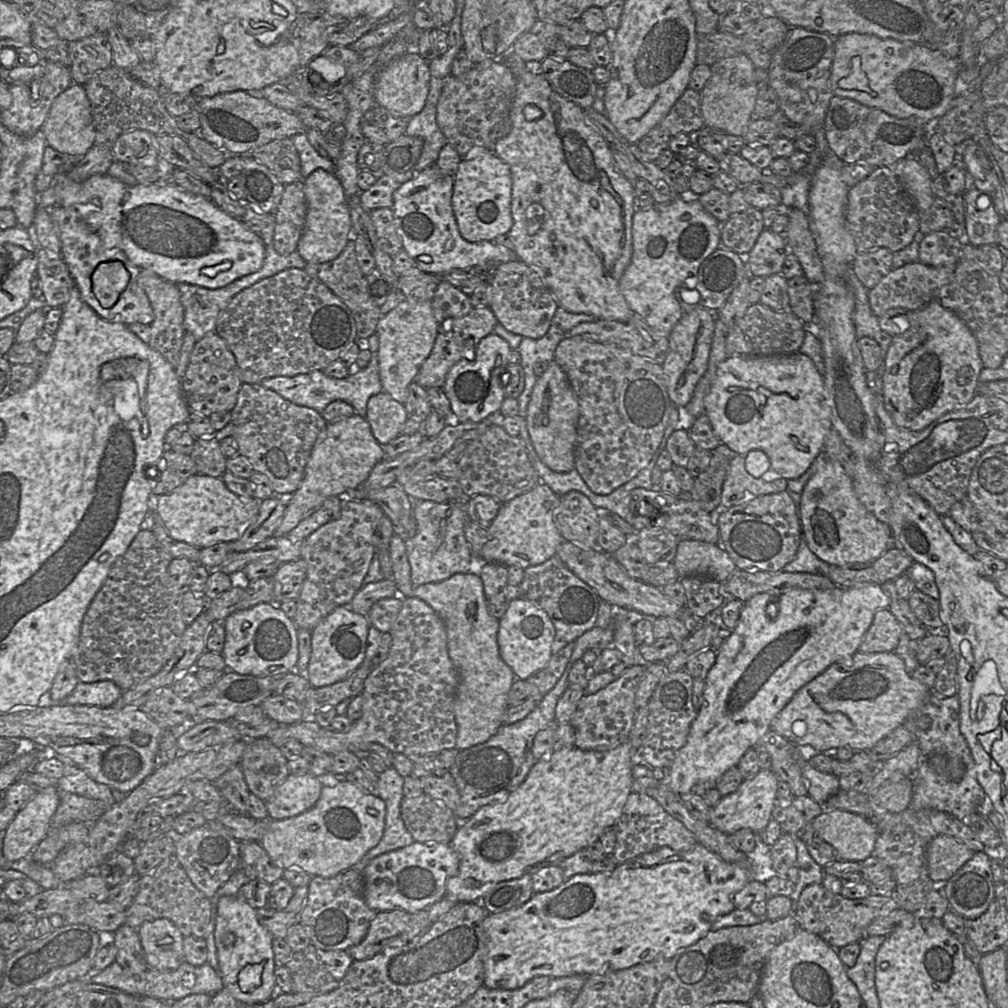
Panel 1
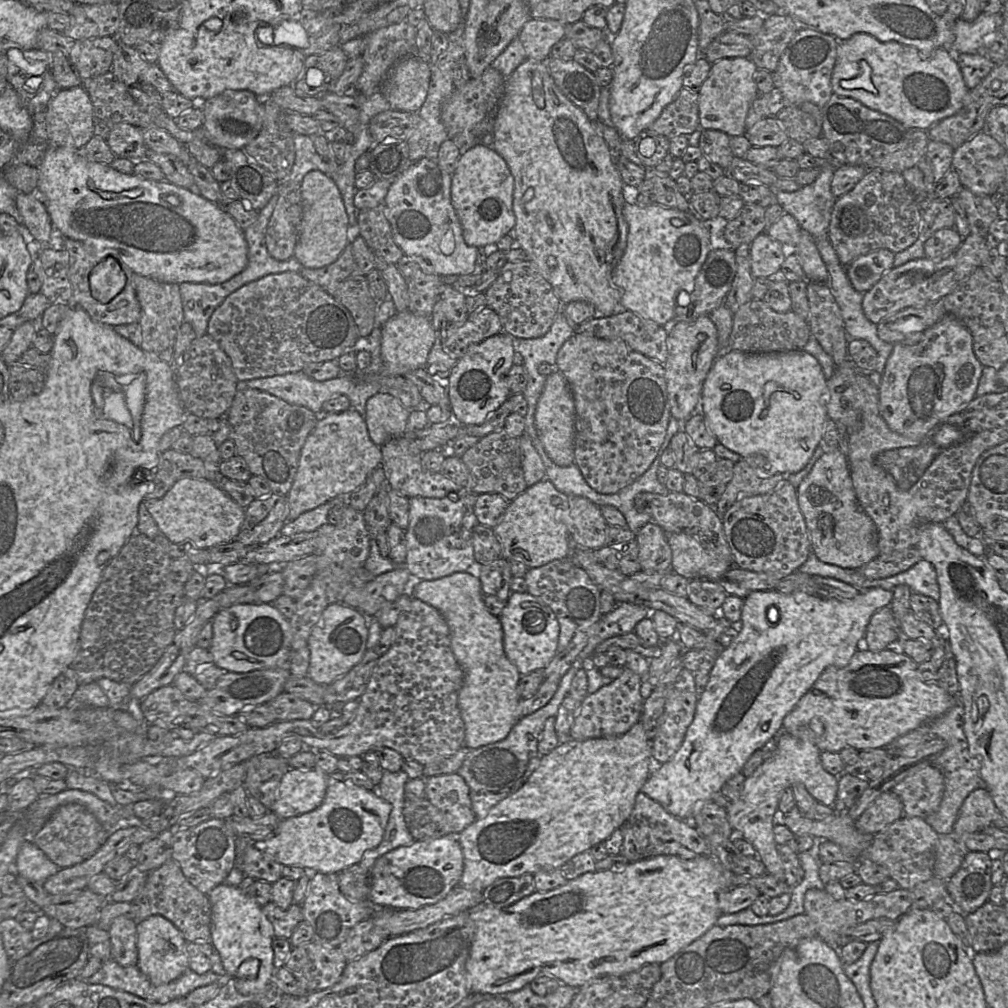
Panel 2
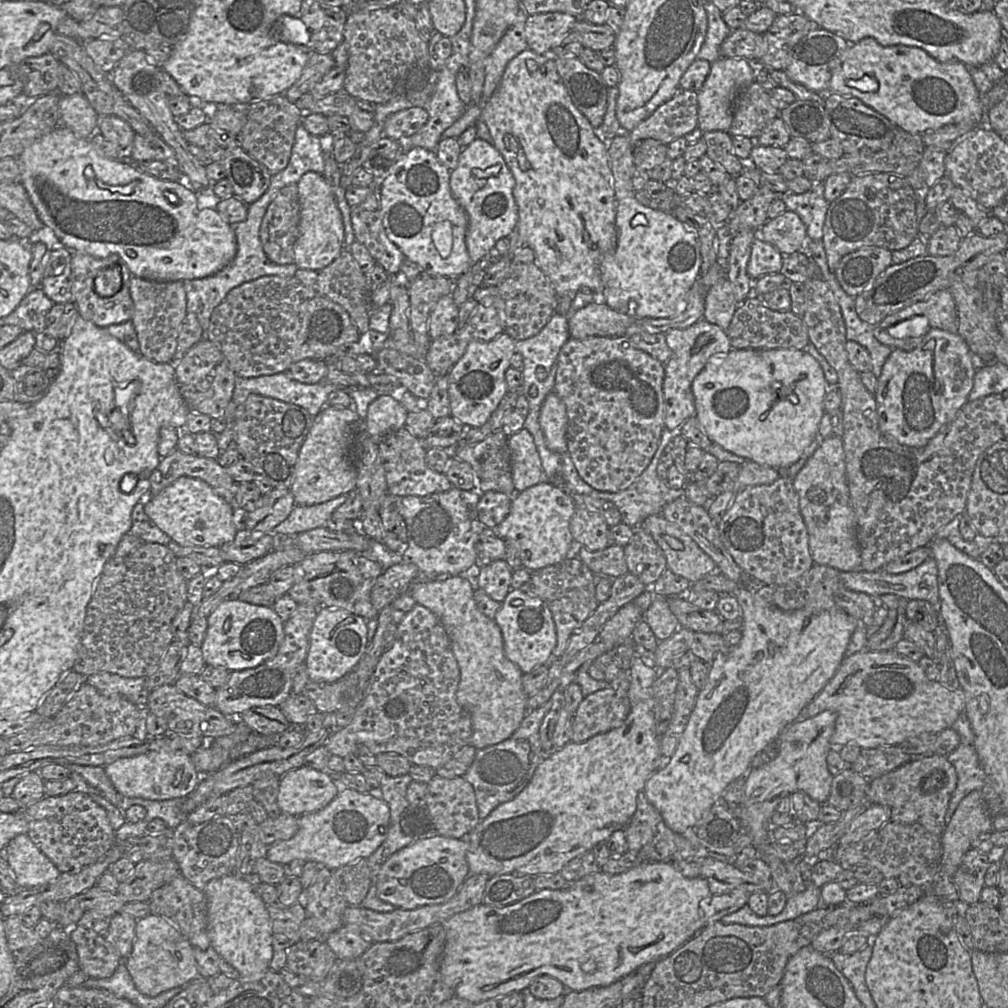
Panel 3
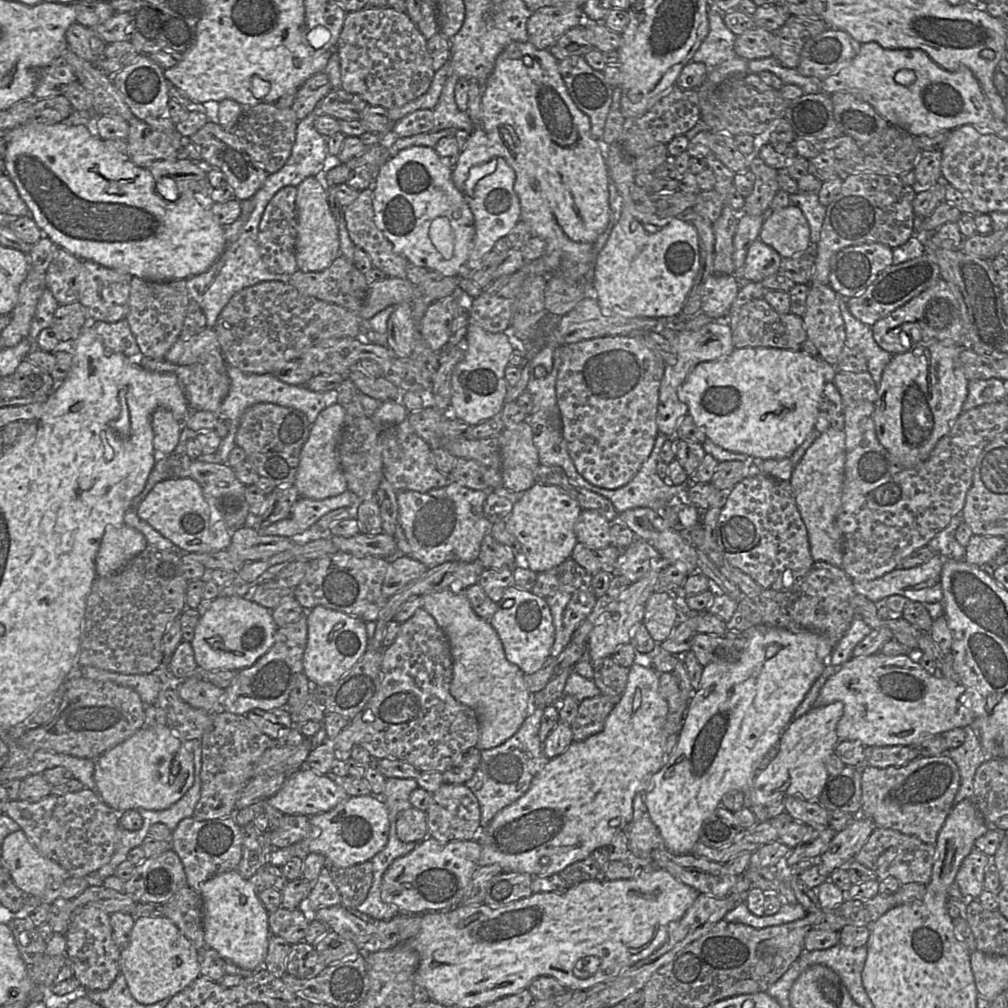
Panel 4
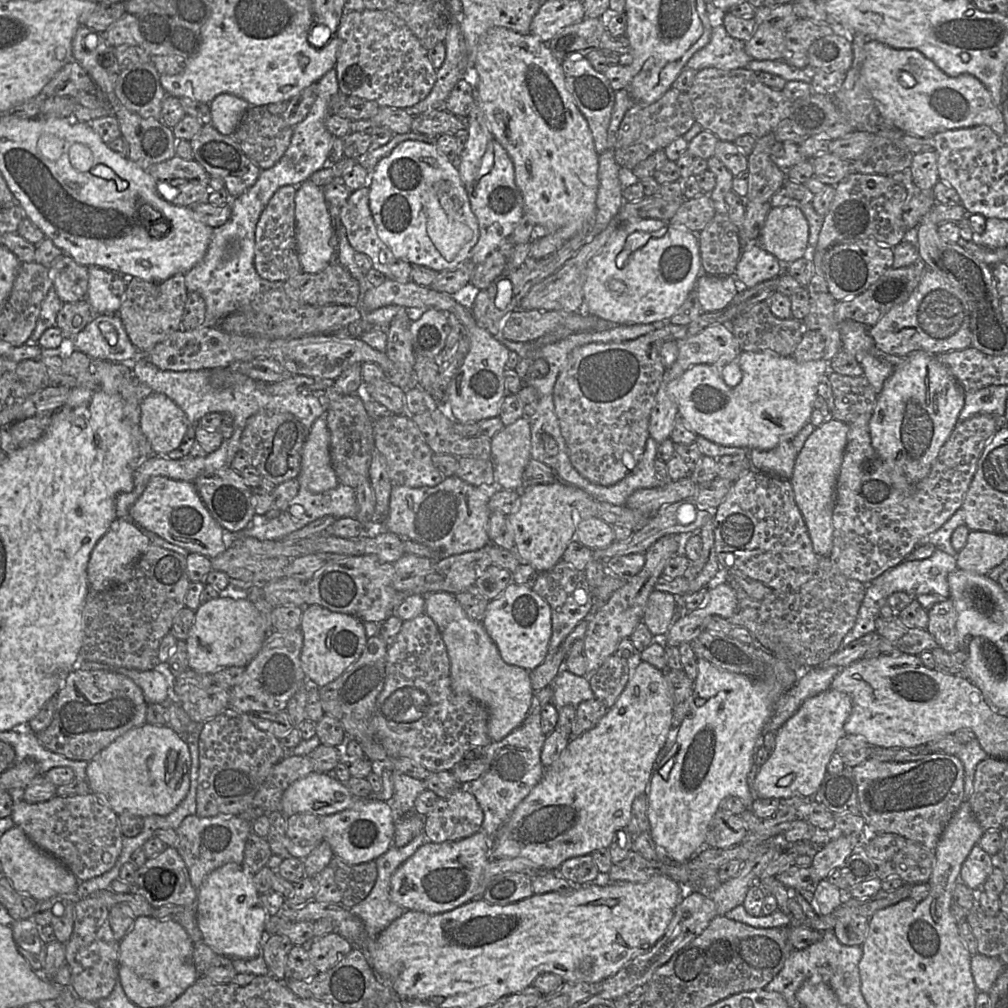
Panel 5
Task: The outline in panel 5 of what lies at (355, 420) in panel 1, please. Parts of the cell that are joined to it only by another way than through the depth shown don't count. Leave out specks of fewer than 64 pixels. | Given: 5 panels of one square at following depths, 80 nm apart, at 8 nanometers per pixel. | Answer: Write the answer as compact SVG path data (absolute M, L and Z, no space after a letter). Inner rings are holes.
M326 412L314 422L306 438L297 479L300 486L308 488L312 493L323 493L339 485L331 462Z

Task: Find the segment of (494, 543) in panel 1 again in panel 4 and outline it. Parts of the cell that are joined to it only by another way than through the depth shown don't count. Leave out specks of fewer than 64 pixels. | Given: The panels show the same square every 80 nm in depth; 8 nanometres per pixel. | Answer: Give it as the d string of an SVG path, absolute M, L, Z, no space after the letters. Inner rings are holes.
M535 483L526 490L505 520L507 531L521 545L521 564L538 574L568 560L577 543L574 525L581 511L579 503L555 485Z

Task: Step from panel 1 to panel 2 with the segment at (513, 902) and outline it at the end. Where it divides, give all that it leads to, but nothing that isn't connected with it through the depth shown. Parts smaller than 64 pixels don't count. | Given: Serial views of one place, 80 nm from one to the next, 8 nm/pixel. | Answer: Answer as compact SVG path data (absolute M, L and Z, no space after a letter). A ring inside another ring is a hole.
M533 874L499 878L483 890L482 904L490 908L505 908L535 891Z

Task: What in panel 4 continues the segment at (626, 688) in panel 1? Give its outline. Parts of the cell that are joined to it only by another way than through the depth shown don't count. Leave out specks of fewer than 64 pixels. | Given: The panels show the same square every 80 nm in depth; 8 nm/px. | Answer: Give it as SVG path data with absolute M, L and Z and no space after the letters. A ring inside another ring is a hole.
M601 694L584 699L571 723L573 741L582 741L601 732L607 717L620 699L621 697L611 698Z

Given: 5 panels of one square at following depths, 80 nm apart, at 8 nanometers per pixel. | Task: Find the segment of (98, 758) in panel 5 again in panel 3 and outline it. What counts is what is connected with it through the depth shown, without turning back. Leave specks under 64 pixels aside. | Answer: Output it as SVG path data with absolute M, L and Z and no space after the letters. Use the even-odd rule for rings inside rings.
M150 751L134 757L121 758L104 767L105 773L117 792L130 798L170 800L184 798L200 782L191 756L182 751Z

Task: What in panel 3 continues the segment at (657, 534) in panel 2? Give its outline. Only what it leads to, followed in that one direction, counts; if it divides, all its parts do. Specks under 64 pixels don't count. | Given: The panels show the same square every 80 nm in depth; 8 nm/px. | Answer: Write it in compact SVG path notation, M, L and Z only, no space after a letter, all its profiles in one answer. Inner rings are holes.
M642 526L634 528L633 533L630 542L624 547L628 572L651 587L668 569L667 561L662 549Z

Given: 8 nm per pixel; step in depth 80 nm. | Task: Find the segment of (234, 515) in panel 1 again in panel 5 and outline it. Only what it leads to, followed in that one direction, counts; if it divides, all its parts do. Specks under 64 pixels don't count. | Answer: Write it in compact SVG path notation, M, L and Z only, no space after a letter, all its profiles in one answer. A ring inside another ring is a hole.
M164 476L149 479L144 491L130 506L128 518L140 528L166 541L213 558L226 550L222 526L212 517L192 482L173 480Z

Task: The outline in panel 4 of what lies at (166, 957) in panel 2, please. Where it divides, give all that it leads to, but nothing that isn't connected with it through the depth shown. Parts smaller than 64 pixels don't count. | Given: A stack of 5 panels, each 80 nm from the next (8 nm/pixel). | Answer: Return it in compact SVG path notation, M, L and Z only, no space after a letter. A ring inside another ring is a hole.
M141 916L135 919L129 942L121 949L119 970L138 1003L154 1004L178 994L201 975L198 954L191 941L169 918Z

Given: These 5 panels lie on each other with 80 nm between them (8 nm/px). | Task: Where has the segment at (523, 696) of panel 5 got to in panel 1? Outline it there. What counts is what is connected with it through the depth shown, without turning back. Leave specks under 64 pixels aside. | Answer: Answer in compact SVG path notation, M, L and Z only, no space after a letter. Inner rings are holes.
M458 573L441 582L422 584L414 588L413 597L428 604L445 625L448 654L458 678L454 696L454 717L457 725L455 748L461 751L482 744L502 726L502 717L508 708L508 693L516 678L512 669L500 657L497 643L499 620L487 611L483 583L476 574Z

